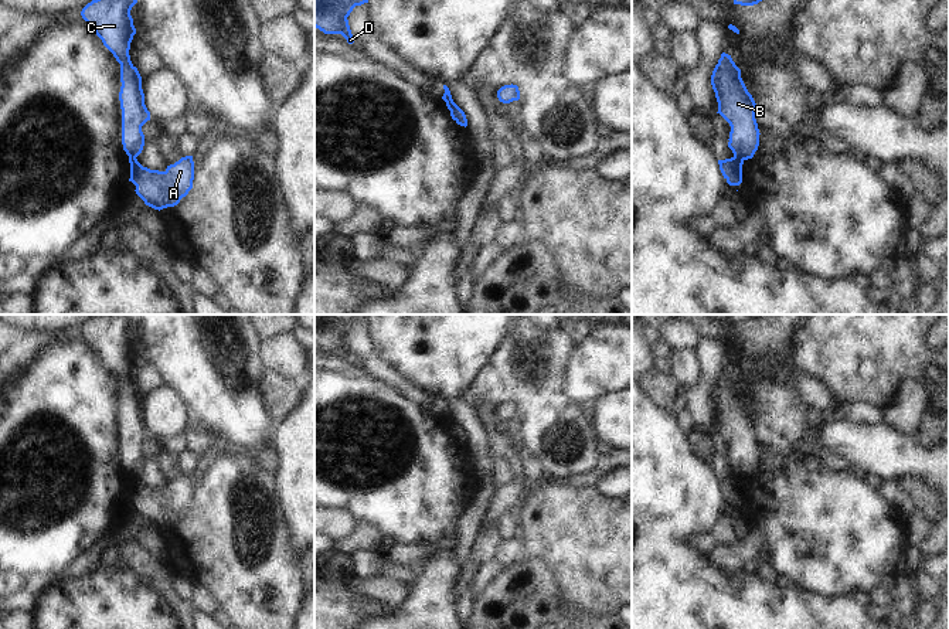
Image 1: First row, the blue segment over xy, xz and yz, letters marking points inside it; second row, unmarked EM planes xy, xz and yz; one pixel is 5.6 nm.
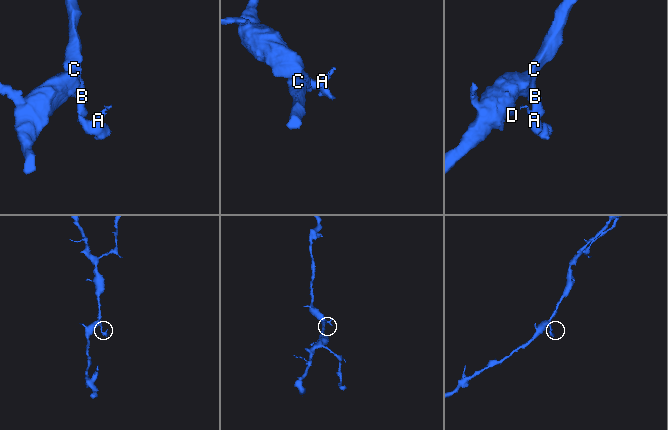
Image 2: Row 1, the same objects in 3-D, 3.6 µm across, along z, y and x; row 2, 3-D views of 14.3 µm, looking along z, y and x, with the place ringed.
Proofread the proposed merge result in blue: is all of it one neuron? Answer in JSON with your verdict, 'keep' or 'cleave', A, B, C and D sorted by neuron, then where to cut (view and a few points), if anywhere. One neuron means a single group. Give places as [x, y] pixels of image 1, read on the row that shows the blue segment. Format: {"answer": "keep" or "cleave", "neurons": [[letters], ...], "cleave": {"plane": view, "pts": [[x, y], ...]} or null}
{"answer": "cleave", "neurons": [["A"], ["B", "C", "D"]], "cleave": {"plane": "yz", "pts": [[734, 155], [742, 162]]}}

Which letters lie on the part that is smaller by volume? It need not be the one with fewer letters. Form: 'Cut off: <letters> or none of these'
Cut off: A

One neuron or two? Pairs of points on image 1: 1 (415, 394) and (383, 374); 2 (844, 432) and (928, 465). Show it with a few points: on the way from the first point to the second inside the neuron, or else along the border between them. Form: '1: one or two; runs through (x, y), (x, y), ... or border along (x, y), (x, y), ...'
1: one; runs through (407, 388), (391, 376)
2: one; runs through (866, 446), (876, 448), (888, 455), (907, 456)

